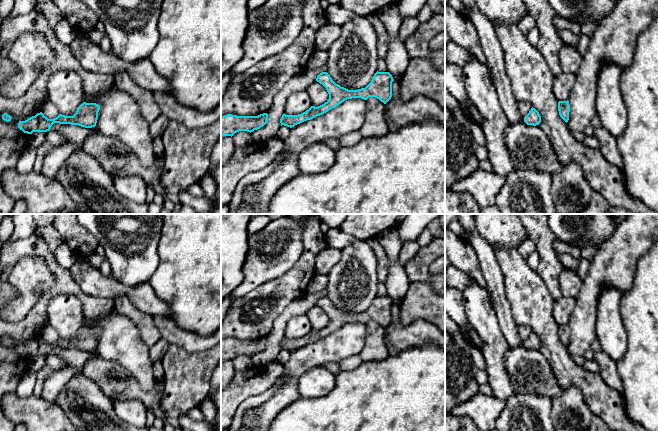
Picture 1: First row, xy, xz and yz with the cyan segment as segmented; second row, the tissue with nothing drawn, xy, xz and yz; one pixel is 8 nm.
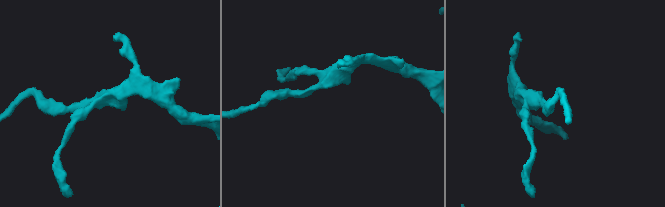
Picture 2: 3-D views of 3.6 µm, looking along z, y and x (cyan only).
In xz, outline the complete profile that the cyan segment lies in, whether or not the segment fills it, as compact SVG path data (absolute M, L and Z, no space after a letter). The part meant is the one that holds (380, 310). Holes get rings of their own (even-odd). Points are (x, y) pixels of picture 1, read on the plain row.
M377 295L371 306L365 312L358 314L348 314L341 311L332 304L327 296L320 297L316 305L326 312L329 318L328 325L318 331L311 330L308 334L298 339L283 338L280 343L281 350L292 352L297 348L328 336L347 323L361 322L367 324L369 321L376 321L386 328L392 321L392 306L394 303L389 296Z

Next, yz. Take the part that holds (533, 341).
M532 331L529 337L524 341L524 346L527 349L533 349L533 350L539 349L541 346L541 340L539 336Z

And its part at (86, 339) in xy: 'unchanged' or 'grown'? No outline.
unchanged

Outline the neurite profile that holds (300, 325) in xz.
M300 314L292 317L285 329L284 338L286 339L298 339L312 330L312 325L306 314Z

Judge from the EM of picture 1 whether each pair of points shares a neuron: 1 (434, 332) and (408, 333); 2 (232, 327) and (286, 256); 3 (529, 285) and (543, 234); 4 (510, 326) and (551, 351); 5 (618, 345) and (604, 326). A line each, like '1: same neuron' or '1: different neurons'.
1: same neuron
2: different neurons
3: different neurons
4: different neurons
5: same neuron

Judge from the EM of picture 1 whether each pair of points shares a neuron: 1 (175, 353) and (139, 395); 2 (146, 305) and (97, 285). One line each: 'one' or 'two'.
1: two
2: one

